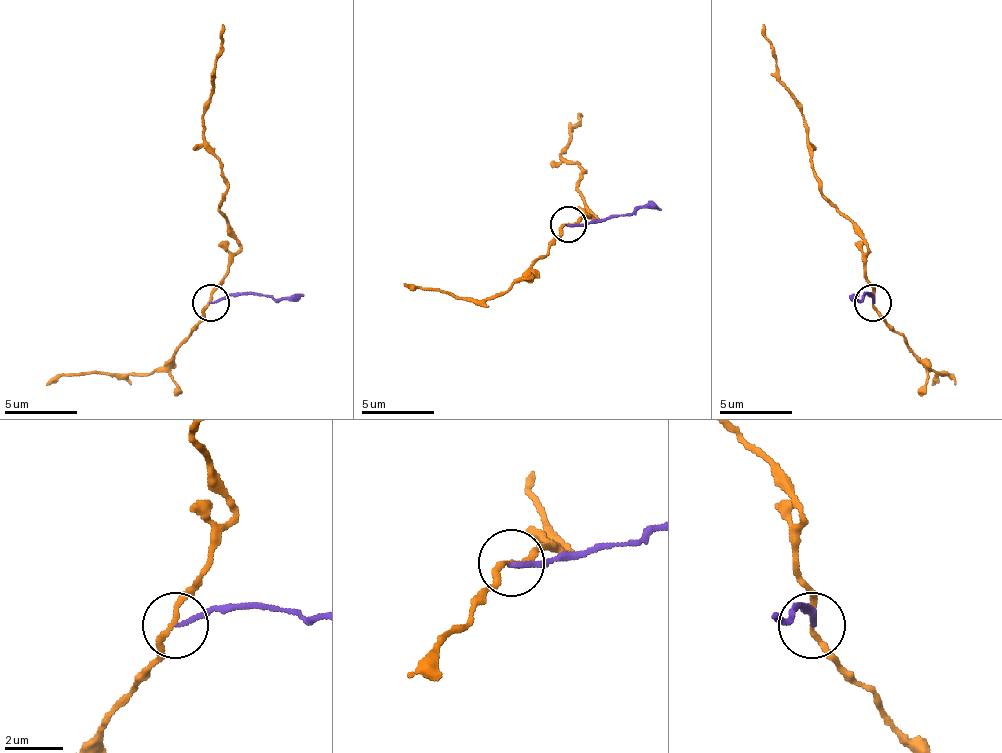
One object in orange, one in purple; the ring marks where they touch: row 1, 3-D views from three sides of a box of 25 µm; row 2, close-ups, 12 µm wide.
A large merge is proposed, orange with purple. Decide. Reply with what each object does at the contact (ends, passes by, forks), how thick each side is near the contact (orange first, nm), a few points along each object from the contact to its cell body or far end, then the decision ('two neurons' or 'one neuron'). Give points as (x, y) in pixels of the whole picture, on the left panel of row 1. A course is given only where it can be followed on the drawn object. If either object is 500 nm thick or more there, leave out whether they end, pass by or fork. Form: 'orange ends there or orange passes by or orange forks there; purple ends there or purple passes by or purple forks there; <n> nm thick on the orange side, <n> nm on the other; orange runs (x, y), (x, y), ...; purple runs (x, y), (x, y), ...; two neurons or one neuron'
orange passes by; purple ends there; 180 nm thick on the orange side, 160 nm on the other; orange runs (210, 303), (210, 292), (228, 271), (232, 230), (221, 209), (228, 194), (221, 158), (202, 132), (221, 23); purple runs (210, 303), (242, 292), (261, 292), (283, 300), (304, 296); two neurons

